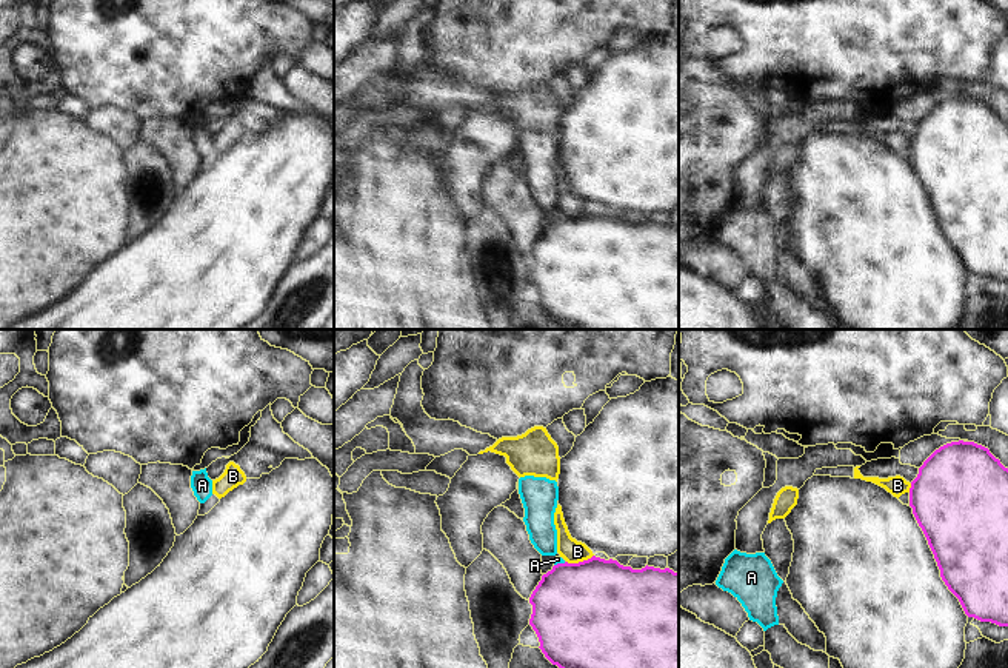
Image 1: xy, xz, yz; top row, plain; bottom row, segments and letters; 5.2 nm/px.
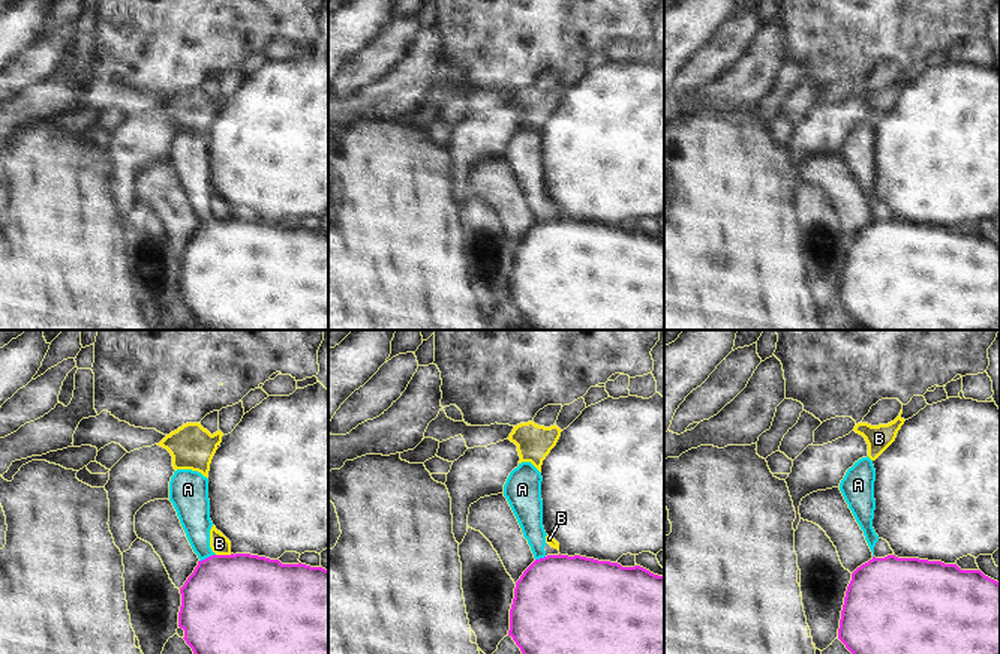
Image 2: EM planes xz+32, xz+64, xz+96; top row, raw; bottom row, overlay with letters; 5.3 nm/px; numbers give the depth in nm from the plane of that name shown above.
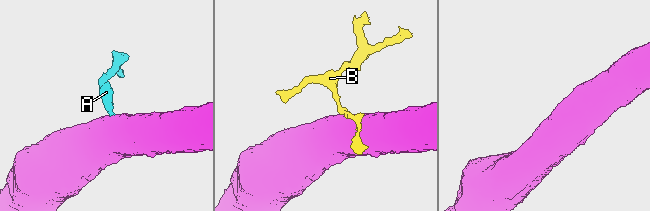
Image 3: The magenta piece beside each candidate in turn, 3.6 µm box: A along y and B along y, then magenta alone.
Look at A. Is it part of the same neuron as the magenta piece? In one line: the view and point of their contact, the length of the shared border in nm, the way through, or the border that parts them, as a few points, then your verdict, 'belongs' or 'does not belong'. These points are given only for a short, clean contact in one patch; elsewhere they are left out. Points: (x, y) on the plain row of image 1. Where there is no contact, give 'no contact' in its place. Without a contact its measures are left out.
meets magenta in xz at (559, 219); contact 70 nm long; runs through xz (579, 262), (570, 250), (559, 219), (557, 214); belongs

